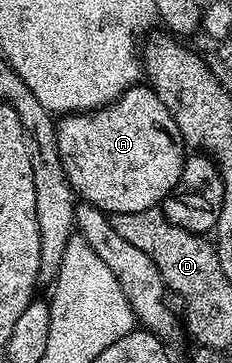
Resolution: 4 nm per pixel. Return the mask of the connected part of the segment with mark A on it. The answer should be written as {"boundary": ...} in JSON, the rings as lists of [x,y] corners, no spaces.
{"boundary":[[[142,82],[132,85],[105,108],[59,119],[54,134],[75,197],[107,214],[159,207],[180,182],[187,157],[168,106]]]}

